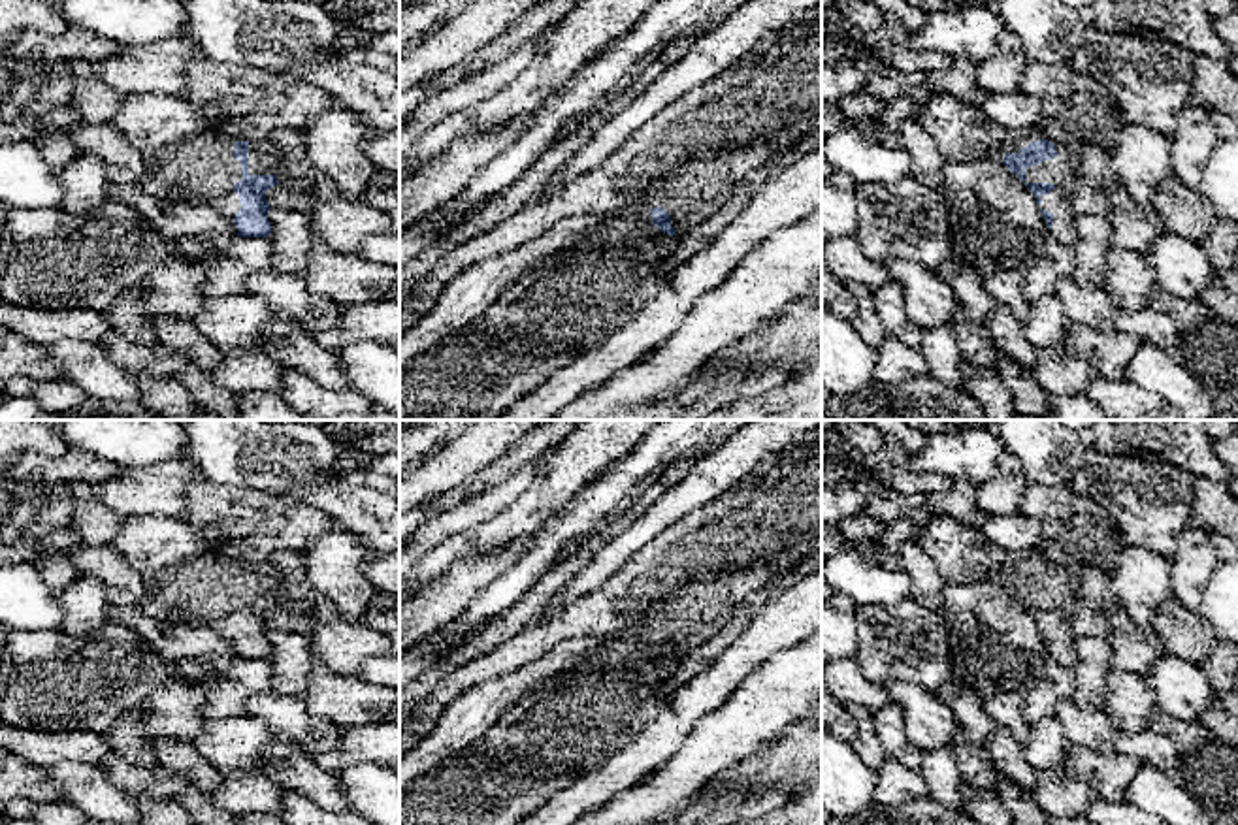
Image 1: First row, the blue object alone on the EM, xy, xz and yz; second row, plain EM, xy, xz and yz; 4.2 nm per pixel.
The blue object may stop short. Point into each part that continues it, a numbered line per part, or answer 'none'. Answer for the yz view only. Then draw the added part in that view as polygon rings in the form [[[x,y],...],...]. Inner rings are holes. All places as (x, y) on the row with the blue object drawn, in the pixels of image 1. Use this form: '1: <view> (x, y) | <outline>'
1: yz (1016, 140) | [[[1036,128],[1010,130],[1004,143],[999,147],[997,160],[1004,162],[1006,153],[1019,153],[1031,141],[1038,141],[1038,139],[1042,139],[1042,136],[1040,136],[1040,132]]]
2: yz (1061, 172) | [[[1053,143],[1057,156],[1025,170],[1025,183],[1051,183],[1055,188],[1048,196],[1040,196],[1042,205],[1053,215],[1051,237],[1059,243],[1072,245],[1076,241],[1076,213],[1070,205],[1074,188],[1078,186],[1078,153],[1082,145]]]

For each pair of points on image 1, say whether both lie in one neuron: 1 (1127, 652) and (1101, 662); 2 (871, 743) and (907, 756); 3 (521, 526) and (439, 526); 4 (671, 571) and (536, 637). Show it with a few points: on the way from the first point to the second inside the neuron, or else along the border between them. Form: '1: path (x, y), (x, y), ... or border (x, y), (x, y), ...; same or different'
1: border (1105, 637), (1110, 645), (1110, 665), (1114, 669); different
2: border (873, 712), (877, 739), (886, 756); different
3: border (511, 501), (492, 517), (449, 535), (434, 547); different
4: path (637, 586), (613, 607), (570, 622); same

